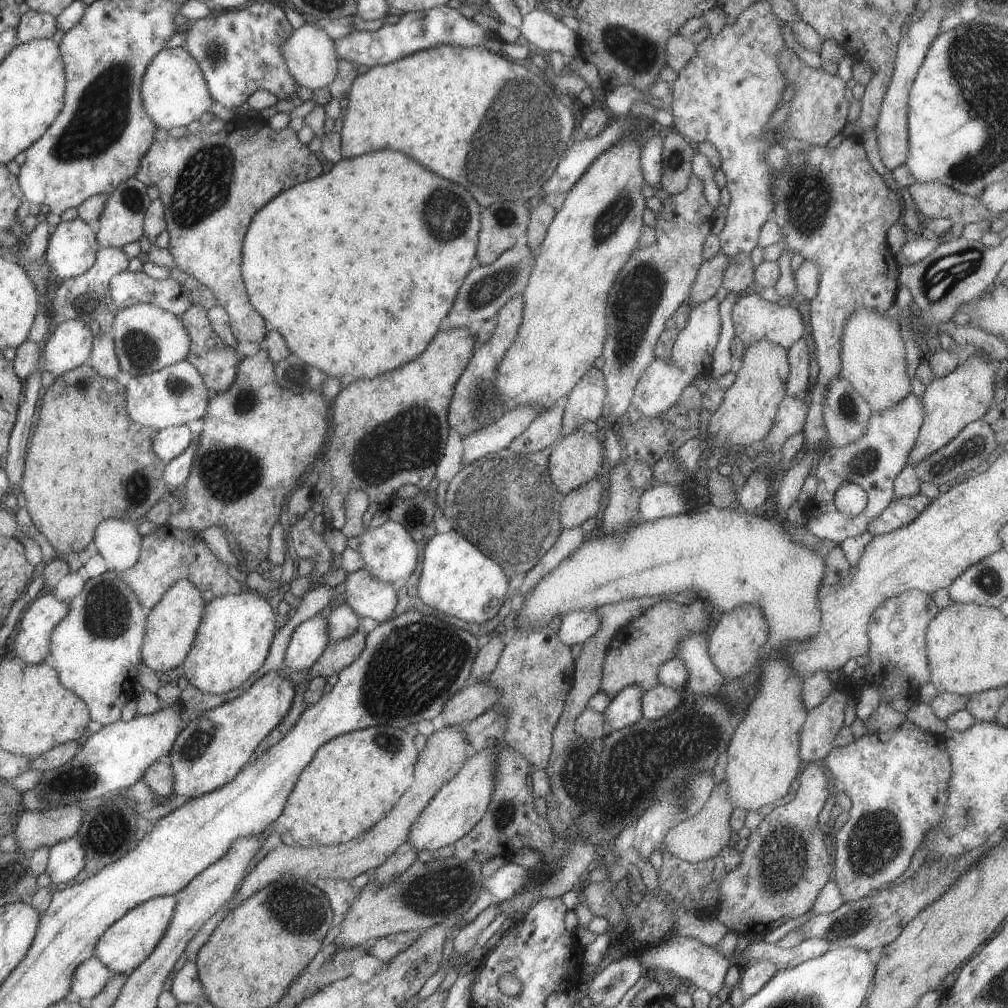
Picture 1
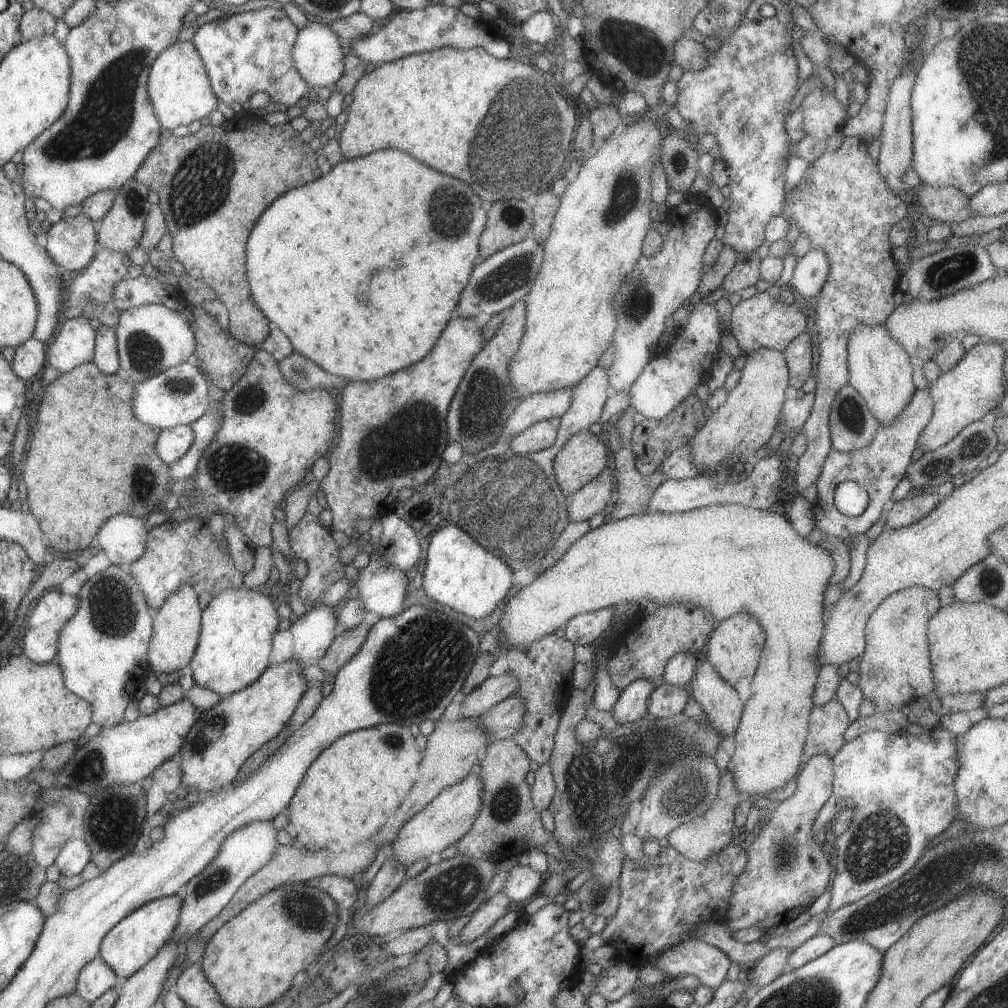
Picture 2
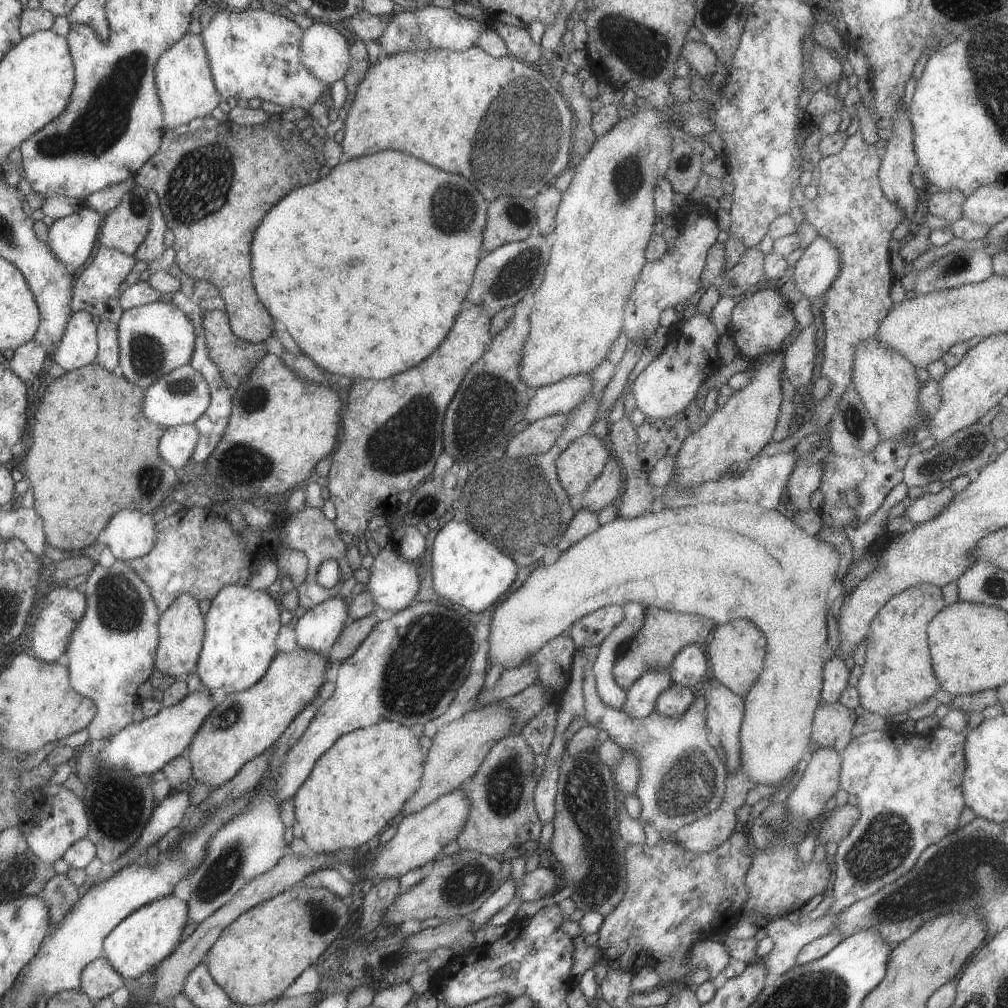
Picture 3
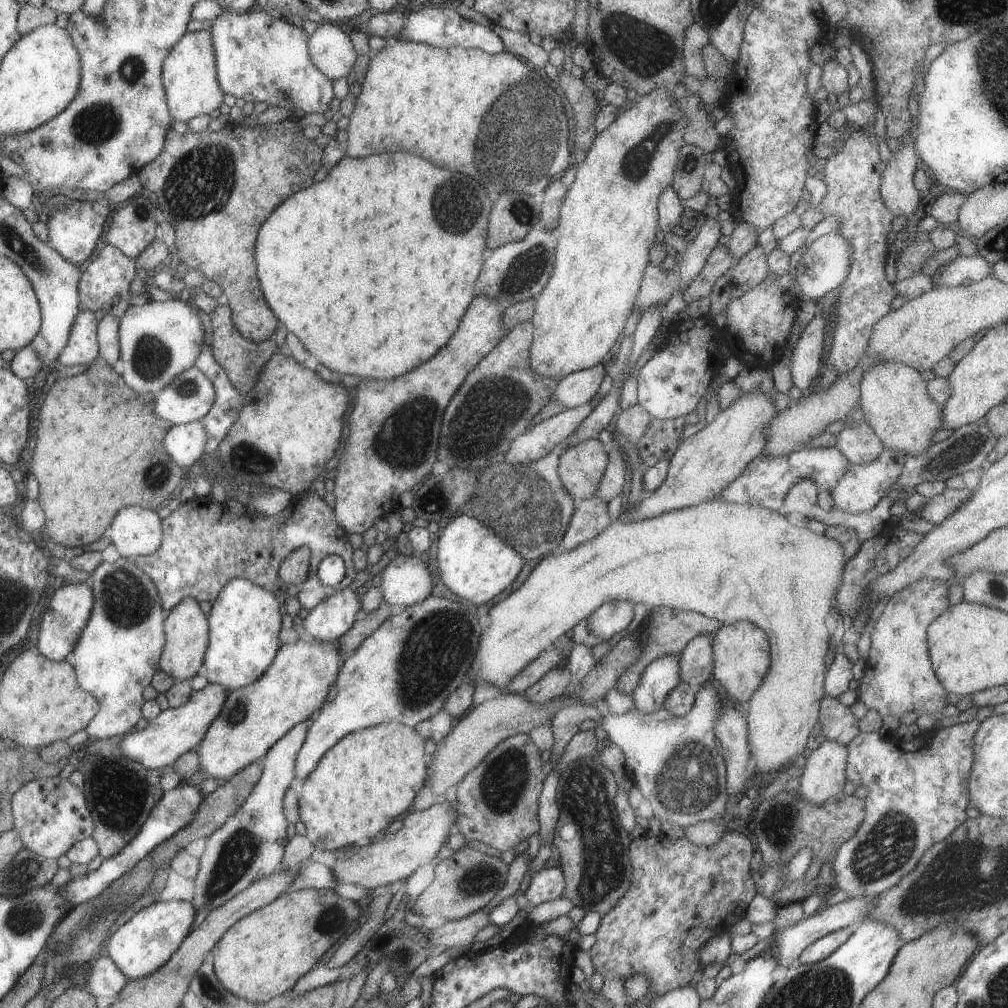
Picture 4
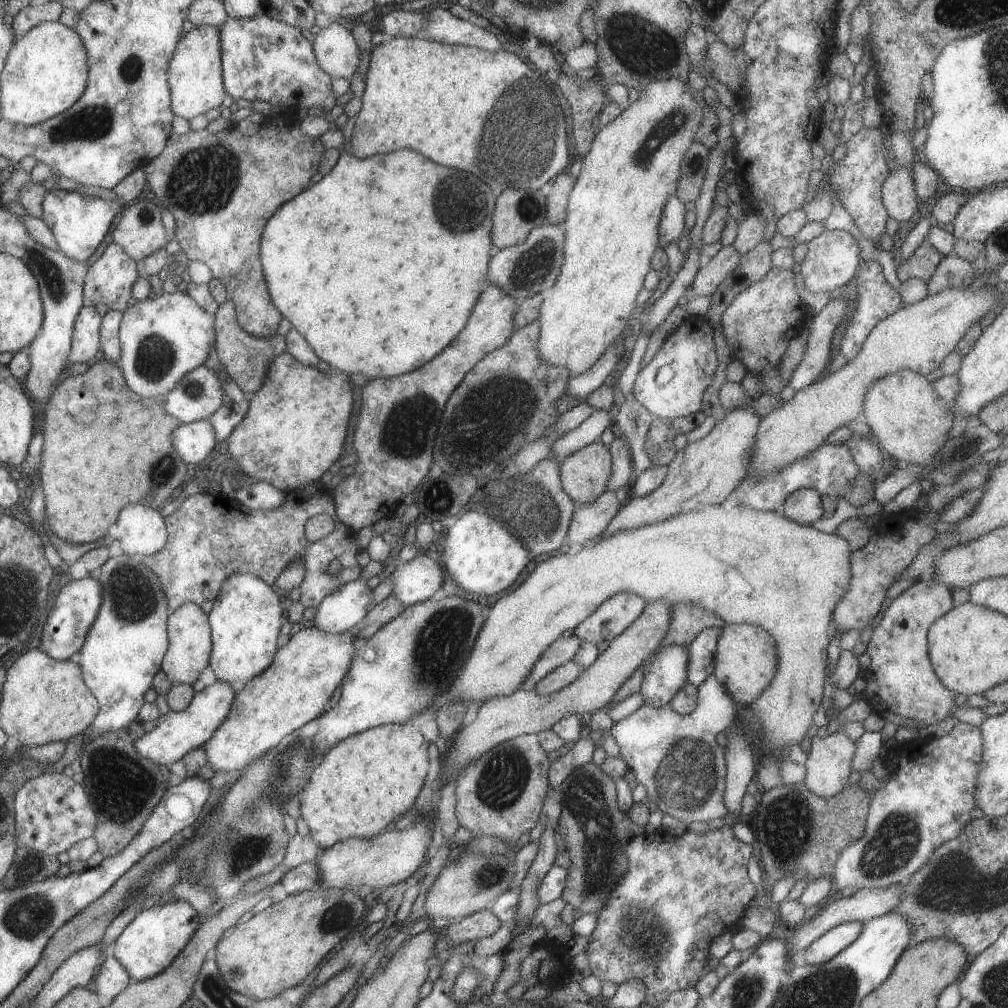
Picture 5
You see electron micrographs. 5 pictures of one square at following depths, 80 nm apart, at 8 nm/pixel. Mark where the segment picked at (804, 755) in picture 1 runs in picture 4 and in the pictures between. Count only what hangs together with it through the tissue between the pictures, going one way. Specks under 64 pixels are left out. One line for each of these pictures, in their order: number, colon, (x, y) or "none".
2: (827, 723)
3: (831, 726)
4: (837, 723)

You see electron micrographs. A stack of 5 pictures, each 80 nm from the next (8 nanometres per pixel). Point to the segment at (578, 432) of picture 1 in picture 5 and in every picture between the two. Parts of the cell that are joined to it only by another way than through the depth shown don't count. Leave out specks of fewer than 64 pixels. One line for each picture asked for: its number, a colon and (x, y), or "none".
2: (584, 455)
3: (580, 463)
4: (580, 468)
5: (584, 474)

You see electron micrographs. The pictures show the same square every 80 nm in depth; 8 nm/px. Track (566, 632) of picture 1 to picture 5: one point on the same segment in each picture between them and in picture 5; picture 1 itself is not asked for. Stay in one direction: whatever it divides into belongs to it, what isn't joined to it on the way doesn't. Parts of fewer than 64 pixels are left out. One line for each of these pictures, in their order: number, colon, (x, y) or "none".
2: (582, 629)
3: (589, 630)
4: (605, 621)
5: (616, 613)

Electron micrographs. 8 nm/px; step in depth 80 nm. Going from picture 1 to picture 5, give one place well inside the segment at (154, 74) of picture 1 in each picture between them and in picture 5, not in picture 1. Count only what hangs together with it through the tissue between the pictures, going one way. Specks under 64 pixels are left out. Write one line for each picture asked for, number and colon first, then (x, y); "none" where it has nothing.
2: (179, 91)
3: (184, 83)
4: (189, 77)
5: (194, 72)

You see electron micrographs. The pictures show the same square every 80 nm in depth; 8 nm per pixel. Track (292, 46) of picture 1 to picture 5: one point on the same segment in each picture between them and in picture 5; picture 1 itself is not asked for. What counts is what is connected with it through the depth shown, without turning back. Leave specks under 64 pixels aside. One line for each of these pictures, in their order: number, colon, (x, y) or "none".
2: (318, 53)
3: (324, 52)
4: (331, 50)
5: (336, 52)

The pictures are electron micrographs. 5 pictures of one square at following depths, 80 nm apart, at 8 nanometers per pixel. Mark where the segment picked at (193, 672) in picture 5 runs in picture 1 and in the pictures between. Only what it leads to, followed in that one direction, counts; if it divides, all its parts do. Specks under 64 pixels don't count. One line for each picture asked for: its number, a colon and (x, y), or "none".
1: (171, 624)
2: (176, 624)
3: (181, 627)
4: (185, 627)

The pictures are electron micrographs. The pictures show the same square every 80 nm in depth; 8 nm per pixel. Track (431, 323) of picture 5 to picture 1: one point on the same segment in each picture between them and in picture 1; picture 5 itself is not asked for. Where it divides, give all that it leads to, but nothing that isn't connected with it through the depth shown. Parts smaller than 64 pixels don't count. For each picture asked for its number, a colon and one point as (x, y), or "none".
1: (347, 242)
2: (362, 269)
3: (403, 238)
4: (372, 268)

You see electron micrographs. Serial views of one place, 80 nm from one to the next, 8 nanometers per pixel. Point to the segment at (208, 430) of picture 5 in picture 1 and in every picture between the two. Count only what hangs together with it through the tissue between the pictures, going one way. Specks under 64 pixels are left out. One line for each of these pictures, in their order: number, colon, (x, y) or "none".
1: (168, 443)
2: (172, 443)
3: (176, 445)
4: (185, 442)

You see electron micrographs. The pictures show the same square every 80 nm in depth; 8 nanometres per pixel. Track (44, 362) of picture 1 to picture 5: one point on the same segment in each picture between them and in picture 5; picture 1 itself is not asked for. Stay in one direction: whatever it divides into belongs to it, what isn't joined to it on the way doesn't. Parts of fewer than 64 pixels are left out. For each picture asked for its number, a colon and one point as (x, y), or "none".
2: (73, 344)
3: (77, 347)
4: (82, 348)
5: (85, 346)

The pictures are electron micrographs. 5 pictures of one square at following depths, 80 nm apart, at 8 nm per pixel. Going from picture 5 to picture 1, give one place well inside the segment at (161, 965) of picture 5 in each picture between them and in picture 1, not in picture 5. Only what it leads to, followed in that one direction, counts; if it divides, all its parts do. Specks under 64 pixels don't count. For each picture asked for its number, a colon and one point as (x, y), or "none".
1: (125, 944)
2: (134, 940)
3: (145, 937)
4: (144, 943)

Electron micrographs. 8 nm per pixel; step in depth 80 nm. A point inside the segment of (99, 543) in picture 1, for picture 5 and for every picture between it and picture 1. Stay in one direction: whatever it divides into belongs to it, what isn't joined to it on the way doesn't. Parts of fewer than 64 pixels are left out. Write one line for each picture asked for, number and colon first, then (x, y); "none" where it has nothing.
2: (122, 537)
3: (129, 534)
4: (134, 531)
5: (141, 531)

